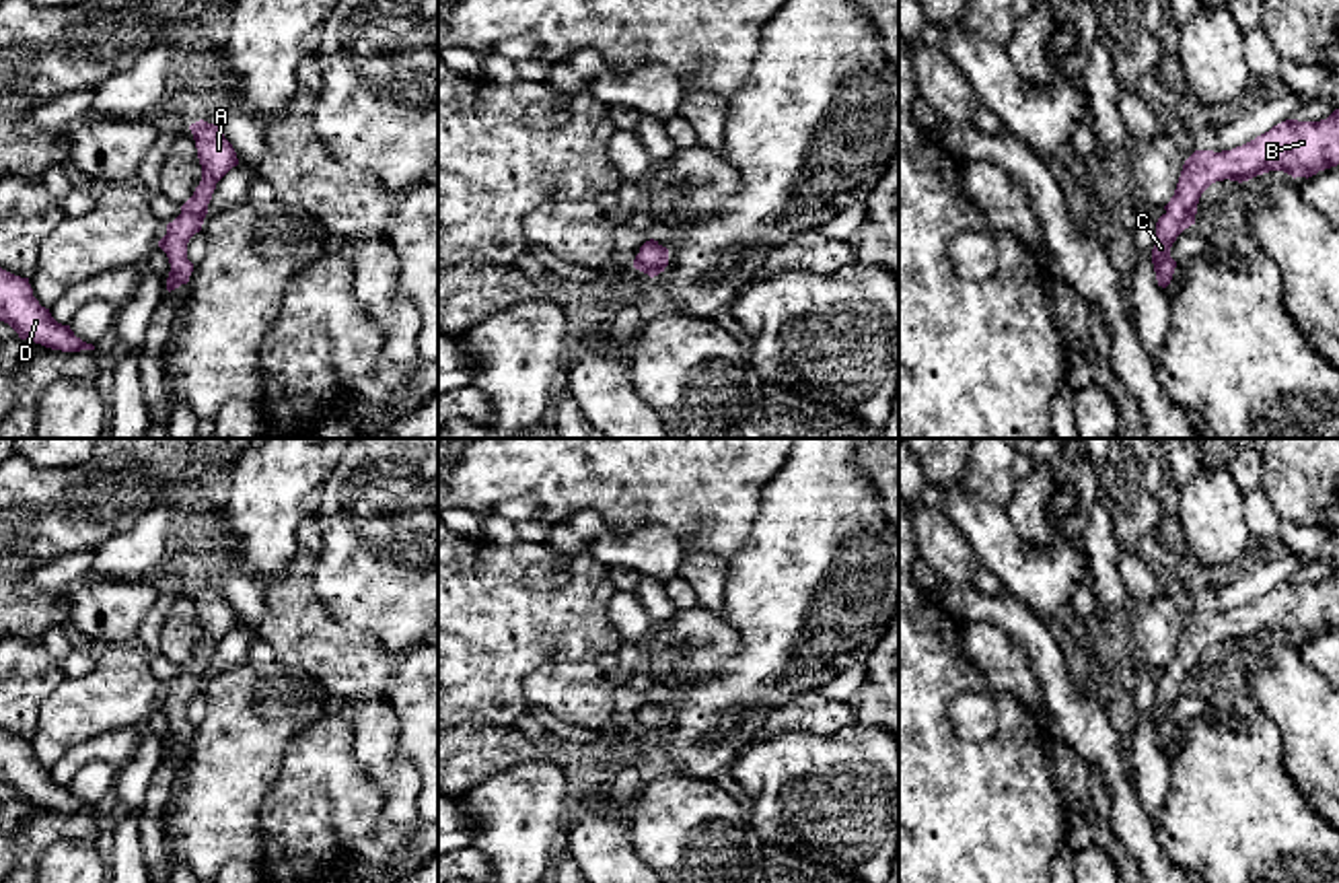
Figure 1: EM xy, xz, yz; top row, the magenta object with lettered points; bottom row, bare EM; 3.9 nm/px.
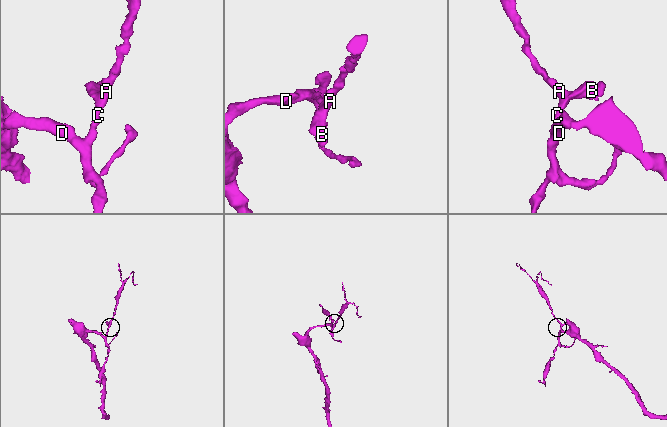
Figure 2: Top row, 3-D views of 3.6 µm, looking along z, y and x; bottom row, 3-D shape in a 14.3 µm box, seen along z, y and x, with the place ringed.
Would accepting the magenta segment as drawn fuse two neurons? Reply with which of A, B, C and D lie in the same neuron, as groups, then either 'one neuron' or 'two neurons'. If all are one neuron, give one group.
A B C D | one neuron

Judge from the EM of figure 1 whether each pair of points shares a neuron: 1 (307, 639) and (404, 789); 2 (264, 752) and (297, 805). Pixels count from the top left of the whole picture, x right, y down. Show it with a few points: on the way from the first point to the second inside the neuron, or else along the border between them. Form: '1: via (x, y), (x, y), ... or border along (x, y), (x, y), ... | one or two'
1: via (344, 674), (375, 704), (375, 746), (379, 752) | one
2: border along (299, 733), (260, 805), (260, 822) | two

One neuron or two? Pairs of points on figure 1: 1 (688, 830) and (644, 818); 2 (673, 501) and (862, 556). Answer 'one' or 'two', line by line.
1: one
2: two

